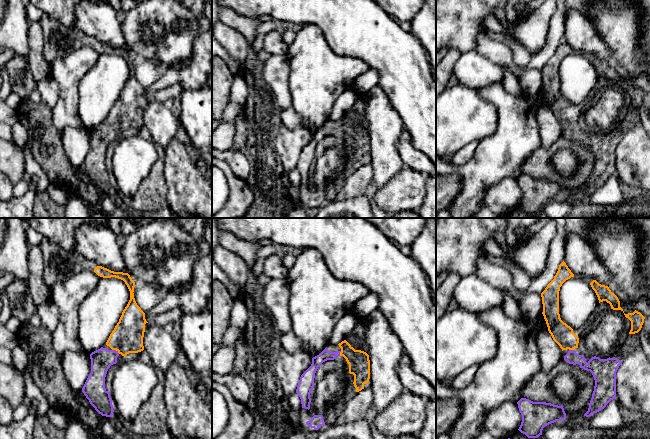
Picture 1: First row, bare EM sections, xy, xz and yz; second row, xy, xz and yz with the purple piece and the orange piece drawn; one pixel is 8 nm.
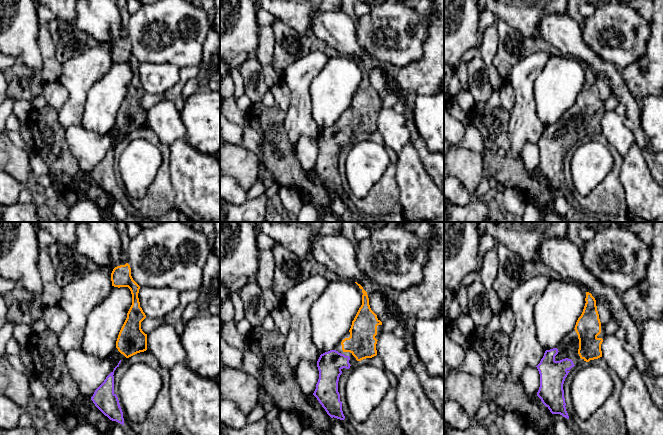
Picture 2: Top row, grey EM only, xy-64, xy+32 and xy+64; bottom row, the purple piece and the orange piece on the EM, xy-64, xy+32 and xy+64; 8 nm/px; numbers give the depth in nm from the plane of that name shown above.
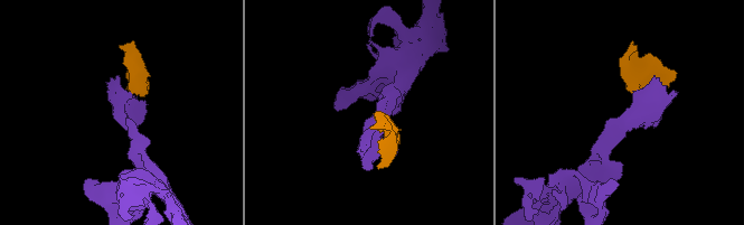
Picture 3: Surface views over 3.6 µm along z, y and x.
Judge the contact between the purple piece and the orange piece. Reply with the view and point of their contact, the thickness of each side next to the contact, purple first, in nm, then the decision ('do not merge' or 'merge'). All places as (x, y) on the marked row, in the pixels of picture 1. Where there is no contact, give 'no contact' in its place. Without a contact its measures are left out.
contact xy (115, 350); calibres 170 and 260 nm; merge

